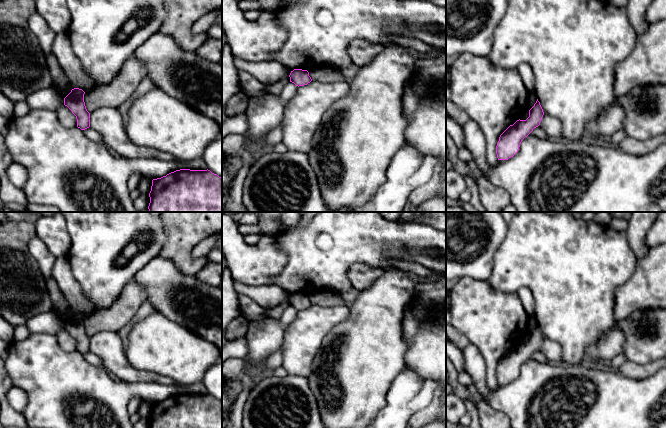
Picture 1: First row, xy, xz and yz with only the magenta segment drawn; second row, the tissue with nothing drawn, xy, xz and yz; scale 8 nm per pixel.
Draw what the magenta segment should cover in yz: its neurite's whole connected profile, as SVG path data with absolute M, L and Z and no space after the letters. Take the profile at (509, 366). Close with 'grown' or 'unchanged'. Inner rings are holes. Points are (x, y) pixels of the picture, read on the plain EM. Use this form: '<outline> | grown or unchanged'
M537 323L529 334L529 341L526 344L517 344L500 359L496 370L498 384L513 381L518 376L522 364L540 349L543 339L543 333Z | unchanged

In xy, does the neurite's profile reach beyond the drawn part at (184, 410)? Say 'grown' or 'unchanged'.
unchanged

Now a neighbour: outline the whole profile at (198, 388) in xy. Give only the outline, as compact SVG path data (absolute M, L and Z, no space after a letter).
M202 382L191 385L180 385L180 386L182 393L207 394L207 390Z

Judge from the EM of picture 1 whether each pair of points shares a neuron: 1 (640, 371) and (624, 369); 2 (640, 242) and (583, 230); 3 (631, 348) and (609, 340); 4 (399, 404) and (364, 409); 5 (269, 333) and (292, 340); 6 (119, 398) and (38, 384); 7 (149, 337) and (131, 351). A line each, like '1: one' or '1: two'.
1: one
2: two
3: two
4: two
5: two
6: one
7: one

